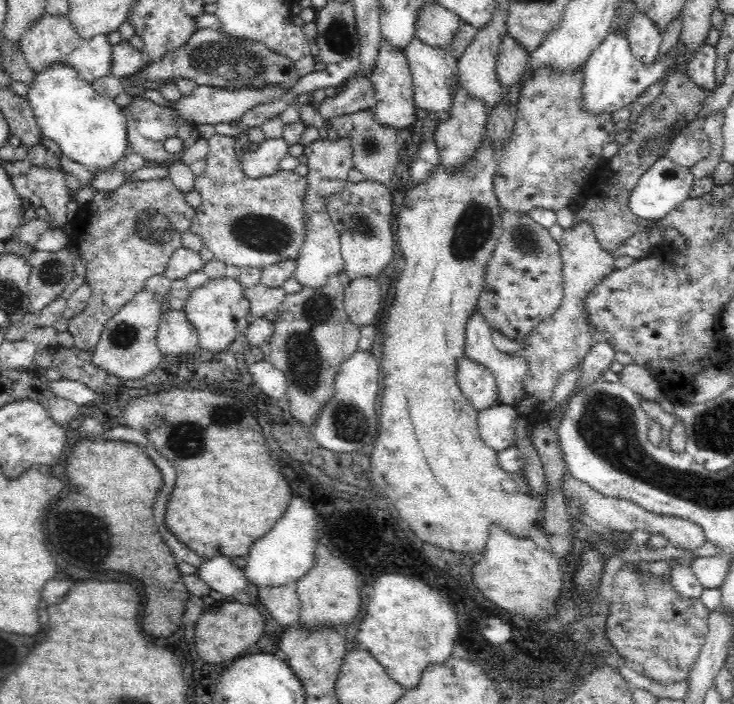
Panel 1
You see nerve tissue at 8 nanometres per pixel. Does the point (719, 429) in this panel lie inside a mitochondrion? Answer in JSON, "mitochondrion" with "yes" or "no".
{"mitochondrion":"yes"}

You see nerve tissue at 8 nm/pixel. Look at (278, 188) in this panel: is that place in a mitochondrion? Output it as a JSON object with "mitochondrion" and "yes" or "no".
{"mitochondrion":"no"}

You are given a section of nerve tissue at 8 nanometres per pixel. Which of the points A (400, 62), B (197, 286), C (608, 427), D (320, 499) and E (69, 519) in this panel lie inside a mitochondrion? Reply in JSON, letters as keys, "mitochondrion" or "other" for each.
{"A":"other","B":"other","C":"mitochondrion","D":"other","E":"mitochondrion"}

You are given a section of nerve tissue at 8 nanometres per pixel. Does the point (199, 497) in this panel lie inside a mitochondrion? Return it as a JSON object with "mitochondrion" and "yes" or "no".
{"mitochondrion":"no"}

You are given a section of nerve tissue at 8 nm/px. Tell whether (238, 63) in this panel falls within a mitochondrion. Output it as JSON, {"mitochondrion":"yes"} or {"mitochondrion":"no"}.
{"mitochondrion":"yes"}

